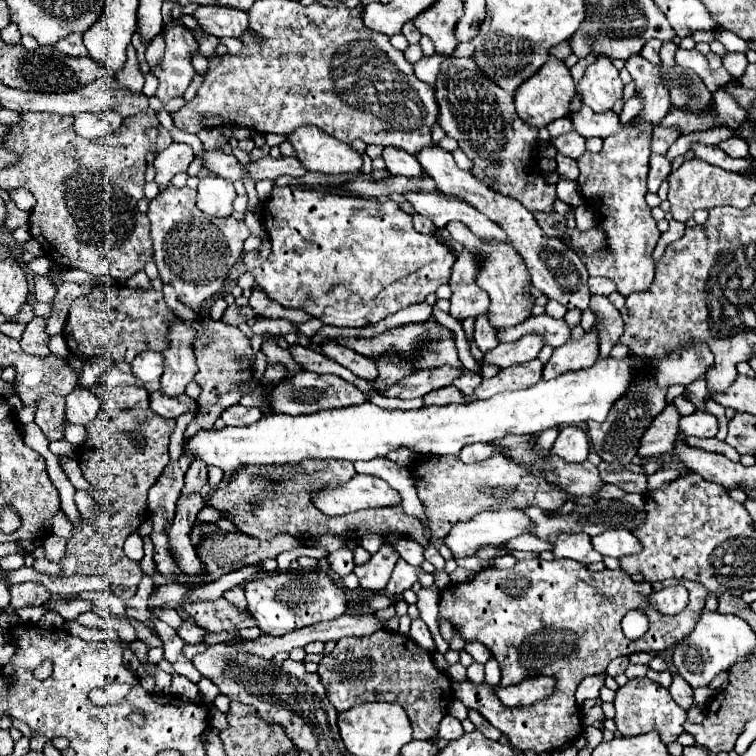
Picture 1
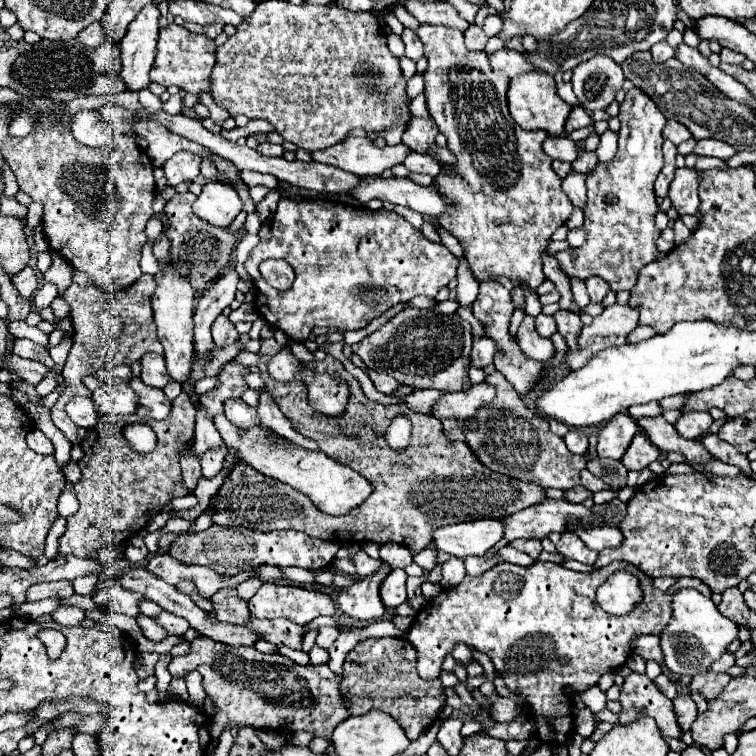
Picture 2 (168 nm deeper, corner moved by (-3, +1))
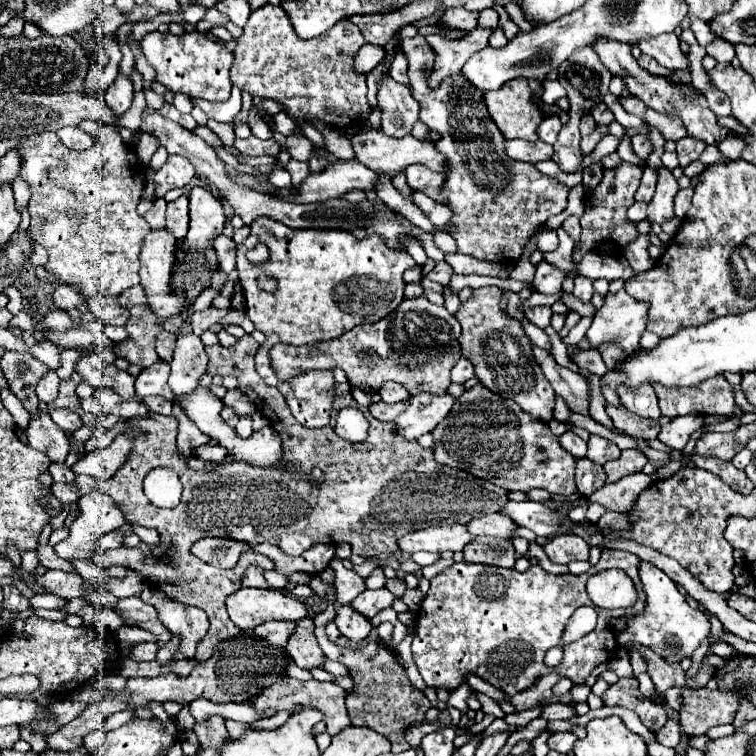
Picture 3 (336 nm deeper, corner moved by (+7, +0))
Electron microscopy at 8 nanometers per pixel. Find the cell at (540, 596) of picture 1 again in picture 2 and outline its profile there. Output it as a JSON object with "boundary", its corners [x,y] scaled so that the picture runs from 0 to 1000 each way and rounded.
{"boundary":[[[663,743],[655,751],[644,754],[639,762],[631,762],[631,765],[615,762],[610,772],[586,780],[578,791],[565,796],[565,802],[552,812],[552,817],[546,820],[546,828],[538,836],[538,847],[544,847],[544,852],[549,852],[549,860],[554,862],[554,878],[552,878],[554,894],[560,894],[560,899],[578,897],[578,886],[583,886],[581,884],[583,873],[575,873],[573,868],[578,865],[583,870],[591,865],[591,847],[610,847],[618,854],[642,862],[652,873],[655,886],[663,889],[668,907],[697,929],[697,937],[708,952],[708,966],[716,981],[721,984],[753,981],[758,971],[755,966],[758,963],[758,934],[755,934],[758,915],[776,913],[779,907],[790,905],[790,899],[800,889],[824,881],[832,868],[835,847],[843,839],[874,841],[877,831],[890,815],[888,799],[890,799],[893,783],[898,783],[901,778],[919,778],[930,788],[940,788],[940,778],[919,765],[901,763],[893,767],[893,772],[882,783],[874,783],[864,778],[858,762],[851,762],[845,767],[851,778],[851,794],[832,812],[811,815],[795,807],[795,802],[787,794],[787,783],[816,754],[829,754],[832,759],[843,765],[851,761],[845,753],[835,751],[835,746],[824,746],[824,743],[808,743],[806,749],[798,749],[782,759],[761,757],[734,743],[708,743],[702,749],[681,749],[681,746]]]}

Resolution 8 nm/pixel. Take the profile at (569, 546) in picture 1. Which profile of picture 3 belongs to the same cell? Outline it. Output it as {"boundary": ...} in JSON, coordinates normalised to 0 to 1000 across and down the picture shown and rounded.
{"boundary":[[[747,705],[739,710],[731,710],[724,721],[721,721],[721,731],[731,745],[742,745],[750,747],[755,742],[776,742],[779,739],[779,721],[758,708],[758,705]]]}

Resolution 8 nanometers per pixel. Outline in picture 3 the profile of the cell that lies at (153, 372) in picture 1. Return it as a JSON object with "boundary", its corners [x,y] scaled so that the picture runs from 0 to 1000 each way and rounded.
{"boundary":[[[208,478],[208,480],[192,485],[192,488],[184,493],[181,504],[179,504],[179,517],[181,517],[181,522],[184,522],[184,525],[210,522],[210,525],[216,525],[216,528],[221,528],[221,530],[229,533],[231,525],[229,525],[229,517],[224,515],[224,507],[221,507],[224,491],[226,491],[226,488],[224,488],[224,480],[218,480],[218,478]]]}

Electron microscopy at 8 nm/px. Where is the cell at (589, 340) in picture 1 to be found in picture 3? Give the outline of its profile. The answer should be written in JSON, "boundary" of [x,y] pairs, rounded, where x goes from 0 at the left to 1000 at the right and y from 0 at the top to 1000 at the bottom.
{"boundary":[[[827,382],[803,388],[798,406],[787,414],[784,430],[776,438],[779,454],[790,462],[800,451],[813,451],[827,464],[843,464],[856,430],[856,411],[858,401],[843,398]]]}

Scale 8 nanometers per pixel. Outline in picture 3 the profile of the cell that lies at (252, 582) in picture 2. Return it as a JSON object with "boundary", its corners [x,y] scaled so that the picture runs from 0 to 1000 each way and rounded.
{"boundary":[[[340,747],[327,750],[327,755],[324,755],[321,766],[319,766],[319,774],[321,776],[345,776],[345,779],[356,776],[353,769],[351,769],[351,763],[348,763],[348,753],[340,750]]]}

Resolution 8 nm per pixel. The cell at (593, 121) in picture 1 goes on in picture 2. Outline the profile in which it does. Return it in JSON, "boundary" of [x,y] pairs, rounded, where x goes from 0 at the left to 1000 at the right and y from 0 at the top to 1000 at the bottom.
{"boundary":[[[761,140],[755,146],[755,153],[750,156],[750,169],[747,175],[758,175],[763,169],[774,169],[774,167],[784,167],[784,156],[774,148],[771,140]]]}

